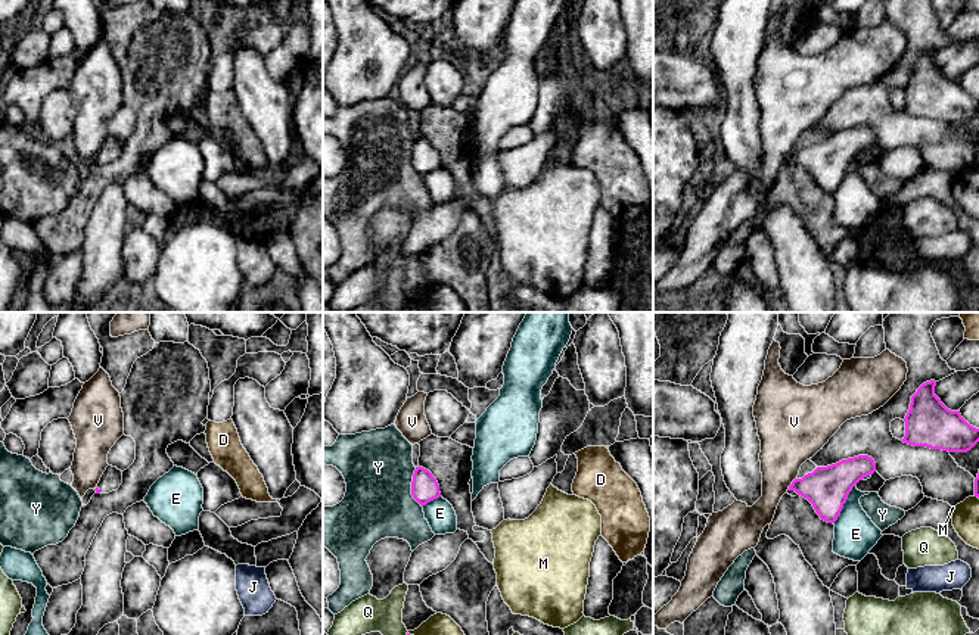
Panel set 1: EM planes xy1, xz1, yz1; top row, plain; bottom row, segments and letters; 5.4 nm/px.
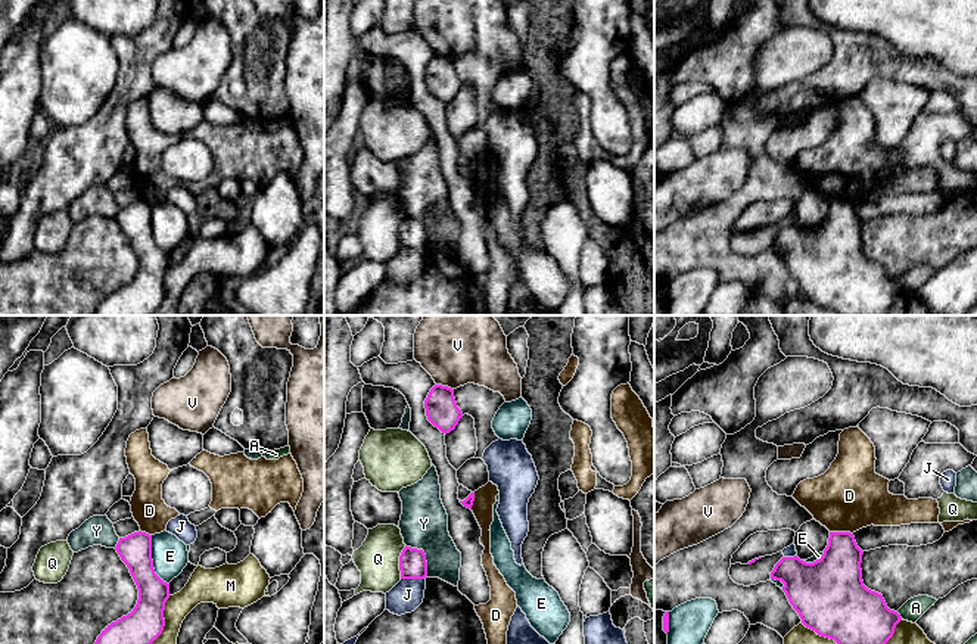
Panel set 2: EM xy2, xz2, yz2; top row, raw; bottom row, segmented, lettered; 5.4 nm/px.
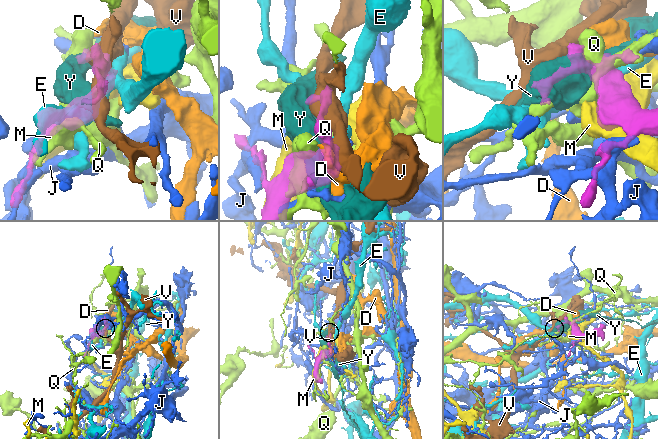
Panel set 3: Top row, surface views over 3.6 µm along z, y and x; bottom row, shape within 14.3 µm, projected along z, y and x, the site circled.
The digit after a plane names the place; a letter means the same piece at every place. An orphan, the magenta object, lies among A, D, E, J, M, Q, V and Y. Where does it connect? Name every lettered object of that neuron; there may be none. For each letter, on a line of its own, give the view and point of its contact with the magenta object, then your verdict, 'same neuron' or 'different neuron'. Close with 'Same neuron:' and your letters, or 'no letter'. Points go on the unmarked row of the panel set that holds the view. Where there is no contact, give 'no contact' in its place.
A: meets magenta in yz2 at (899, 285); different neuron
D: meets magenta in yz2 at (842, 202); different neuron
E: meets magenta in xy2 at (152, 230); different neuron
J: meets magenta in xz2 at (413, 248); different neuron
M: meets magenta in xy2 at (164, 291); different neuron
Q: meets magenta in xz2 at (400, 232); different neuron
V: meets magenta in xz2 at (445, 56); different neuron
Y: meets magenta in xz2 at (425, 226); different neuron
Same neuron: no letter

